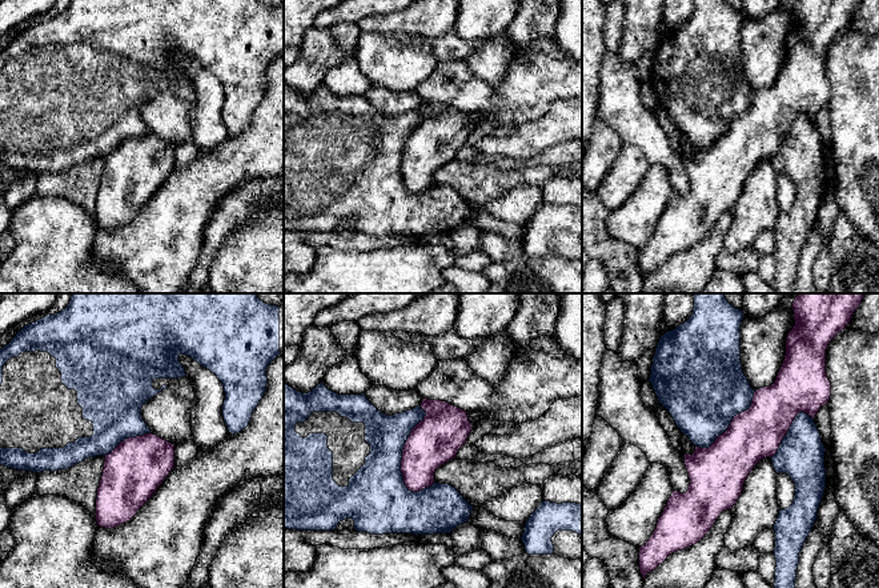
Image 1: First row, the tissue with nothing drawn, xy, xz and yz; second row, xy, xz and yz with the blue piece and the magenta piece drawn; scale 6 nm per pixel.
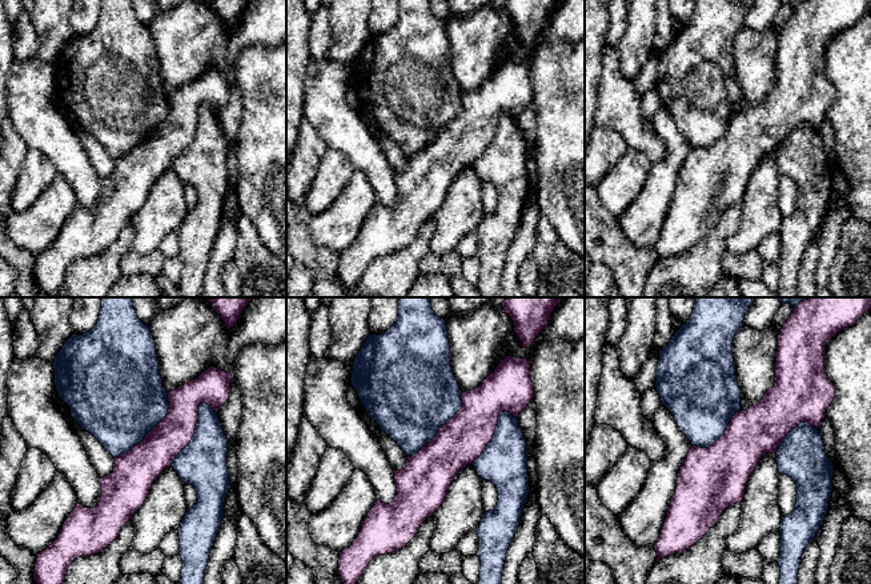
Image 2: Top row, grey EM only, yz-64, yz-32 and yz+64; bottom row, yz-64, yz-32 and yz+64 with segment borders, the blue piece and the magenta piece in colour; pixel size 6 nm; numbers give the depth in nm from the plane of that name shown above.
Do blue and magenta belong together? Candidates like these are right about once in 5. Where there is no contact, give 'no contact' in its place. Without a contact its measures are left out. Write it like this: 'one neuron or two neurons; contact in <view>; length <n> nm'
two neurons; contact in xz; length 550 nm

